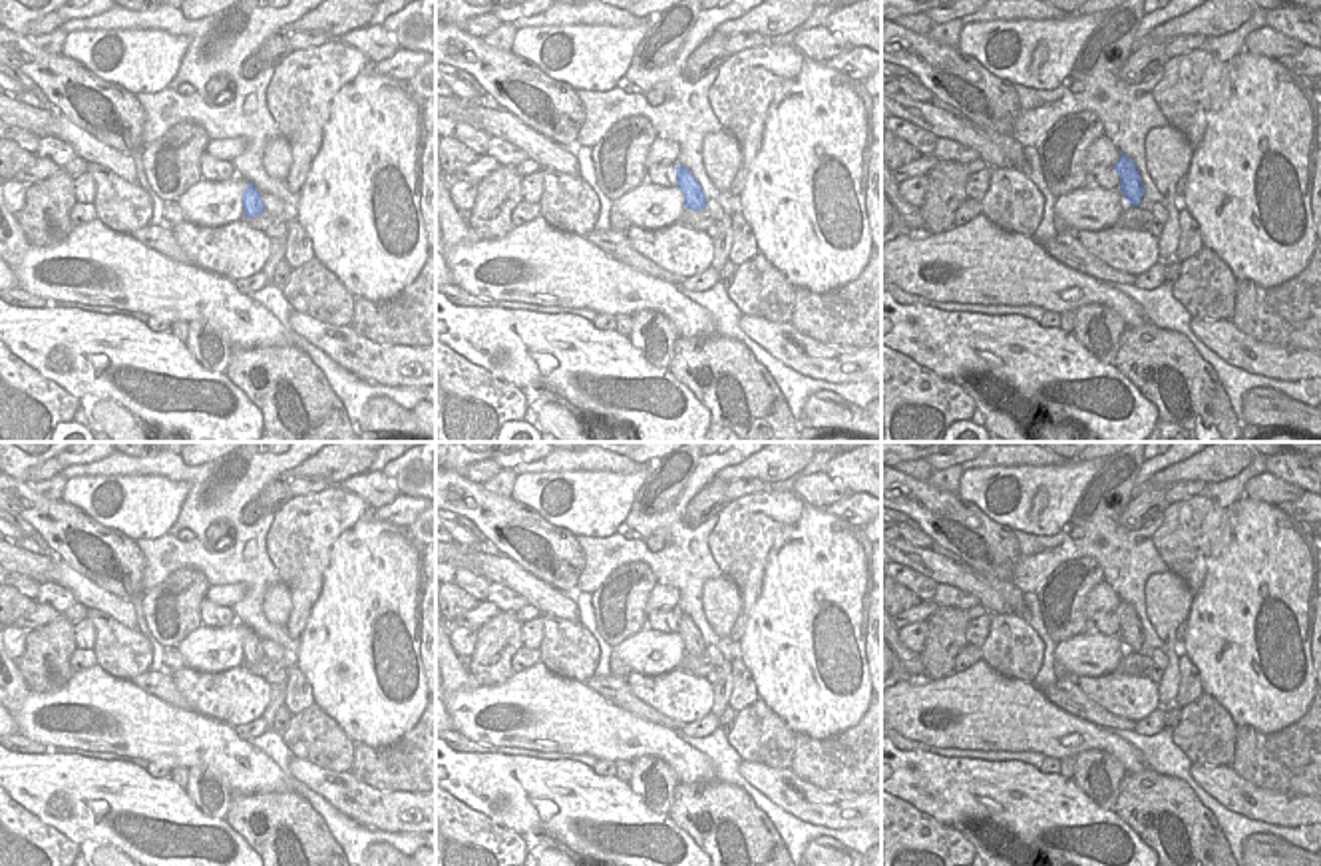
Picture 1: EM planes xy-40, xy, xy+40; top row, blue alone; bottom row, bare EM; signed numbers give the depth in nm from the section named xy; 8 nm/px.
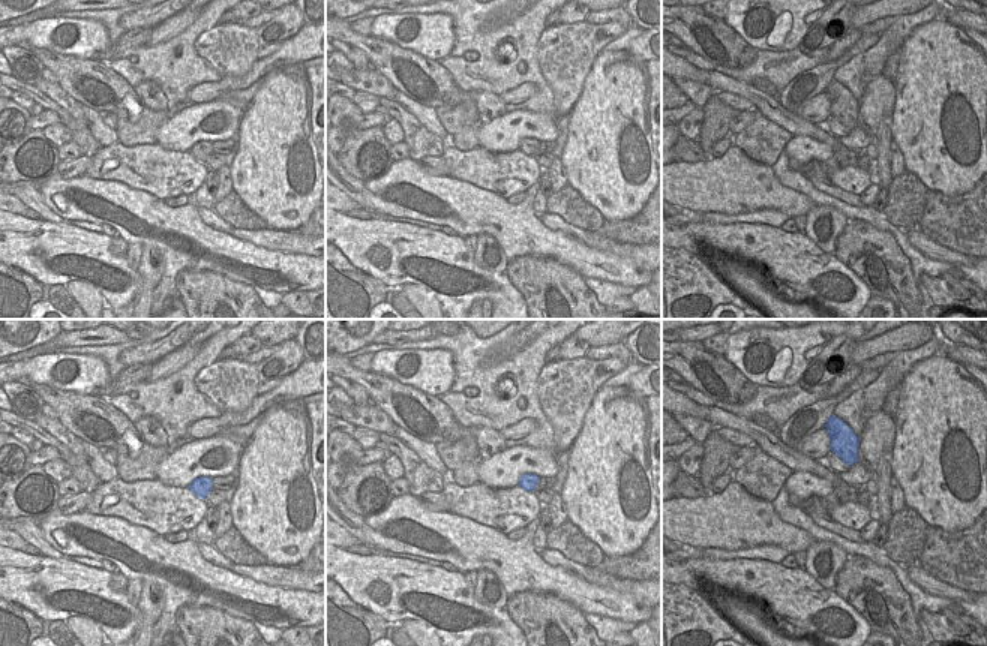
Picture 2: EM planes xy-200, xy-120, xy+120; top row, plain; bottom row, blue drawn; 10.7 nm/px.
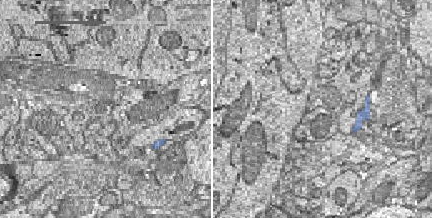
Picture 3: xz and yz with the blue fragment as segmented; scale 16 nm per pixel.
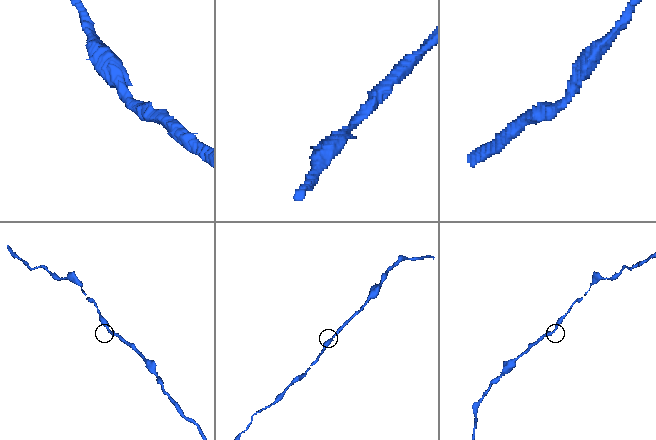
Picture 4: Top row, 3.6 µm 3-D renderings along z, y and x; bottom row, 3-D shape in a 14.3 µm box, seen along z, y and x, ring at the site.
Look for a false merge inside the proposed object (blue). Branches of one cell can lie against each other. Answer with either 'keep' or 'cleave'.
keep

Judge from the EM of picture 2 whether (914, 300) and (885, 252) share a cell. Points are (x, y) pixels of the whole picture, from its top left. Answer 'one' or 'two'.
one

